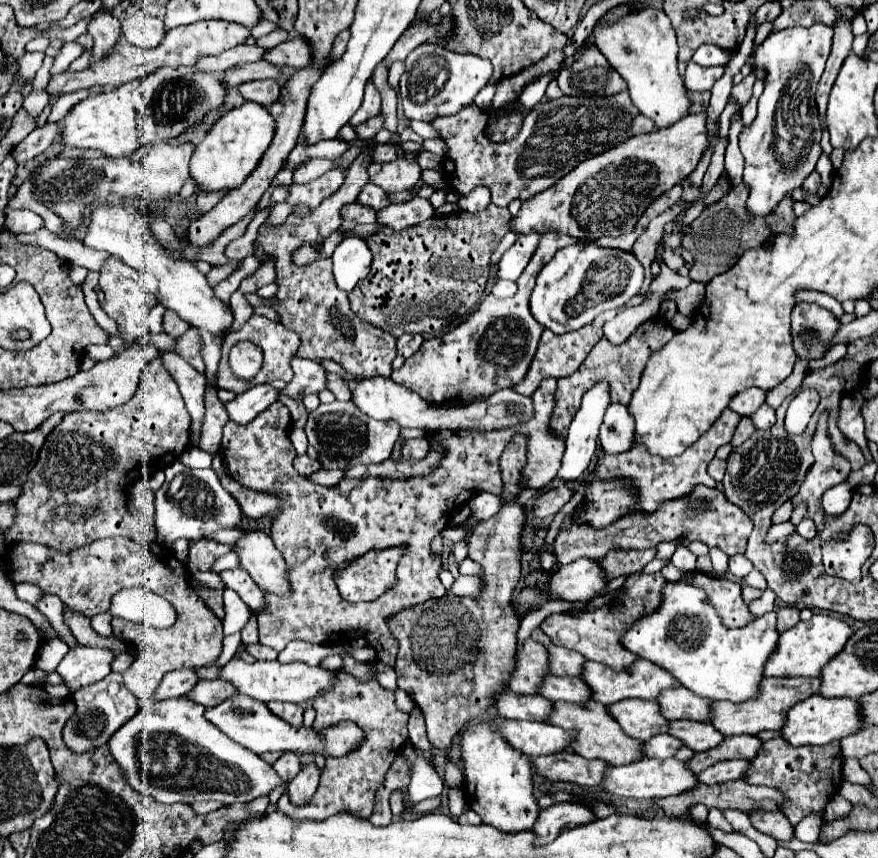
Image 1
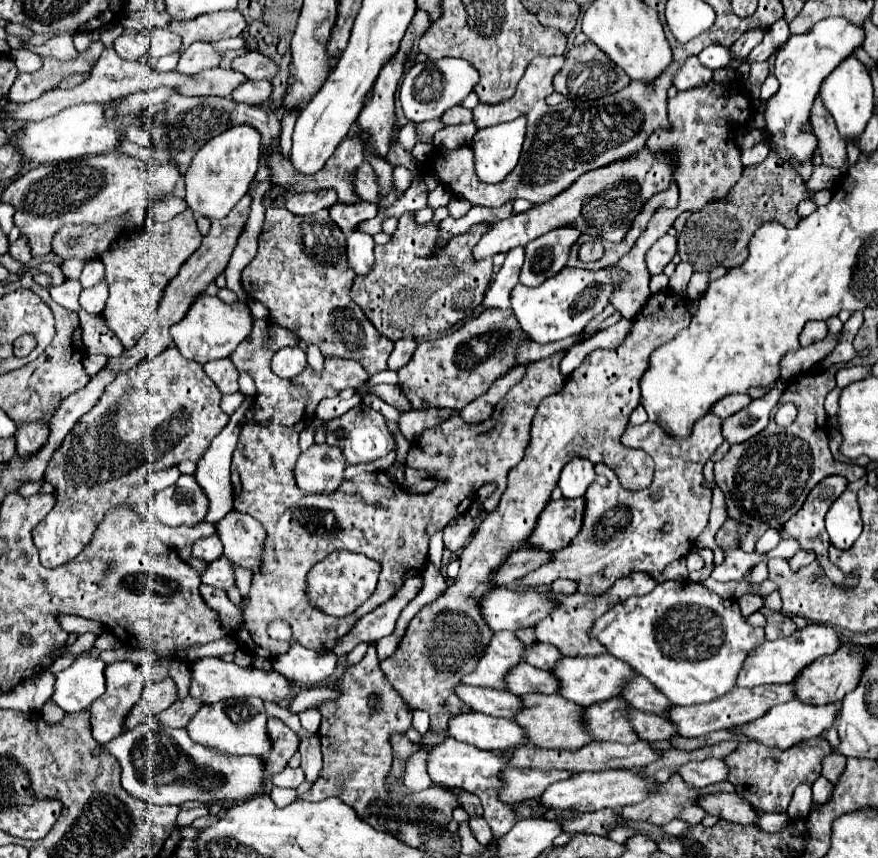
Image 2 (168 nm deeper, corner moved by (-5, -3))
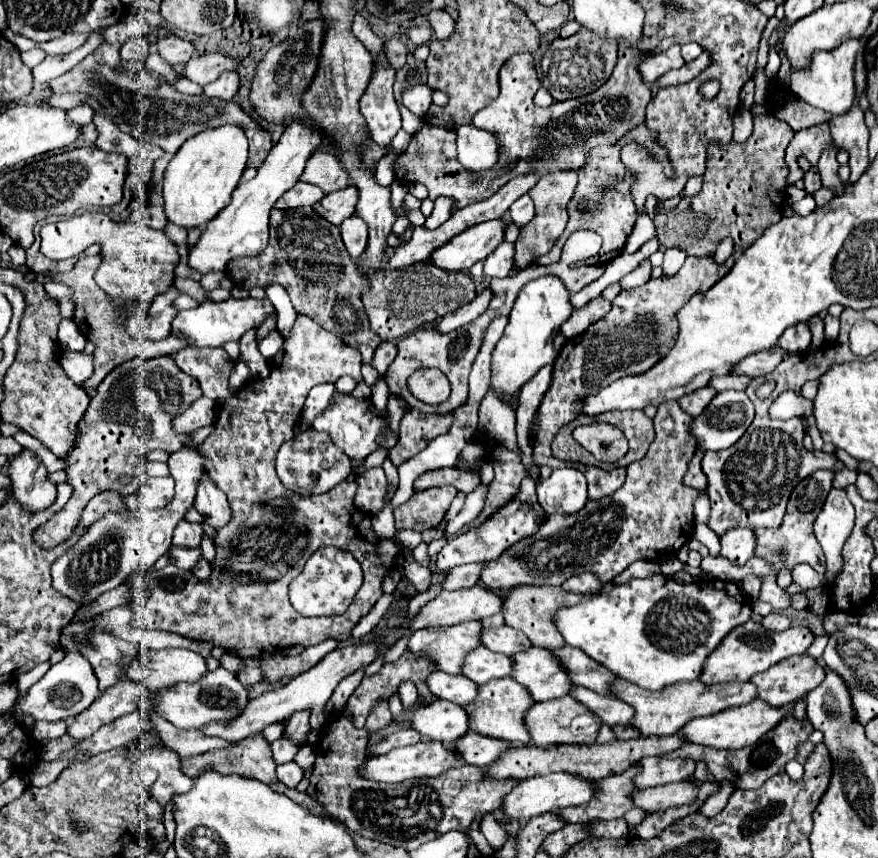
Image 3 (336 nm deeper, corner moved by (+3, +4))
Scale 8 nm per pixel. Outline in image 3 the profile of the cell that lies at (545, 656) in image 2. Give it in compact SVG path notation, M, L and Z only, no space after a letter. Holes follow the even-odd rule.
M509 626L483 628L479 638L485 648L493 652L501 652L505 656L513 656L513 652L523 652L531 646L531 642L527 640L527 636L523 636L523 632Z

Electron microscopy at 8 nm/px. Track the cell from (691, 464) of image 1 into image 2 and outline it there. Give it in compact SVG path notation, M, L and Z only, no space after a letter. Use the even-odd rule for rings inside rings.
M705 415L705 419L695 423L691 439L671 439L669 435L663 435L663 431L659 431L659 427L651 421L629 427L621 437L621 443L643 449L647 455L651 455L655 461L653 483L641 491L625 489L611 467L597 463L597 479L585 493L587 517L583 521L583 531L579 531L569 547L555 551L555 559L551 563L525 575L521 583L525 587L537 587L565 577L577 581L577 591L581 593L603 595L617 579L627 577L633 571L661 573L671 561L687 555L697 535L709 523L713 491L703 487L703 465L723 443L721 423L723 419L717 415ZM665 523L671 523L669 533L661 531Z

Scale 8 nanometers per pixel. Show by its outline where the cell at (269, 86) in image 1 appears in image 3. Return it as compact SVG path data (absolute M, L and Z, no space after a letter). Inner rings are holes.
M221 72L221 76L203 88L207 98L221 98L231 100L239 90L239 76L235 72Z

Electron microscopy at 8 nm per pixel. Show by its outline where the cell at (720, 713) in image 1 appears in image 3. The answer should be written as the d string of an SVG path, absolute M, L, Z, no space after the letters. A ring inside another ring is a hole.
M615 680L611 684L611 694L635 708L635 716L631 718L631 726L641 732L641 736L671 736L677 734L679 728L697 716L711 716L725 708L747 704L757 698L757 688L749 682L721 682L721 684L703 684L699 680L671 684L663 690L651 692L639 688L627 680Z

